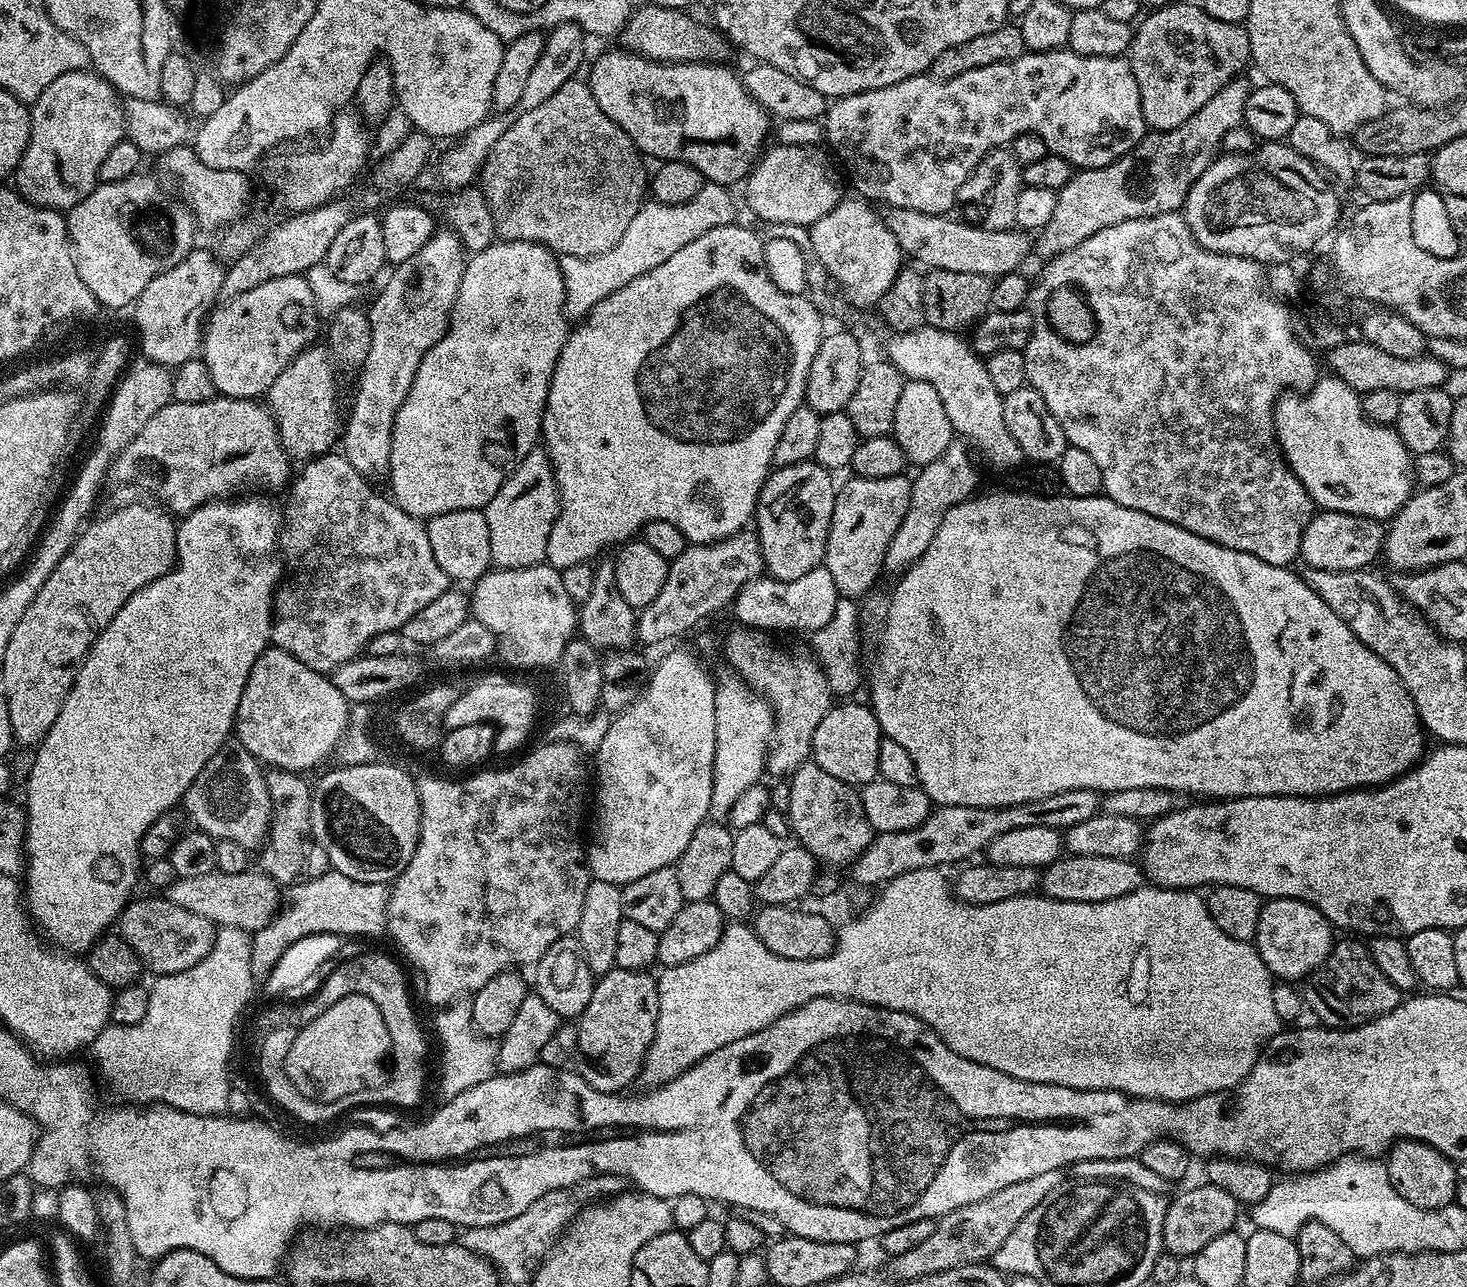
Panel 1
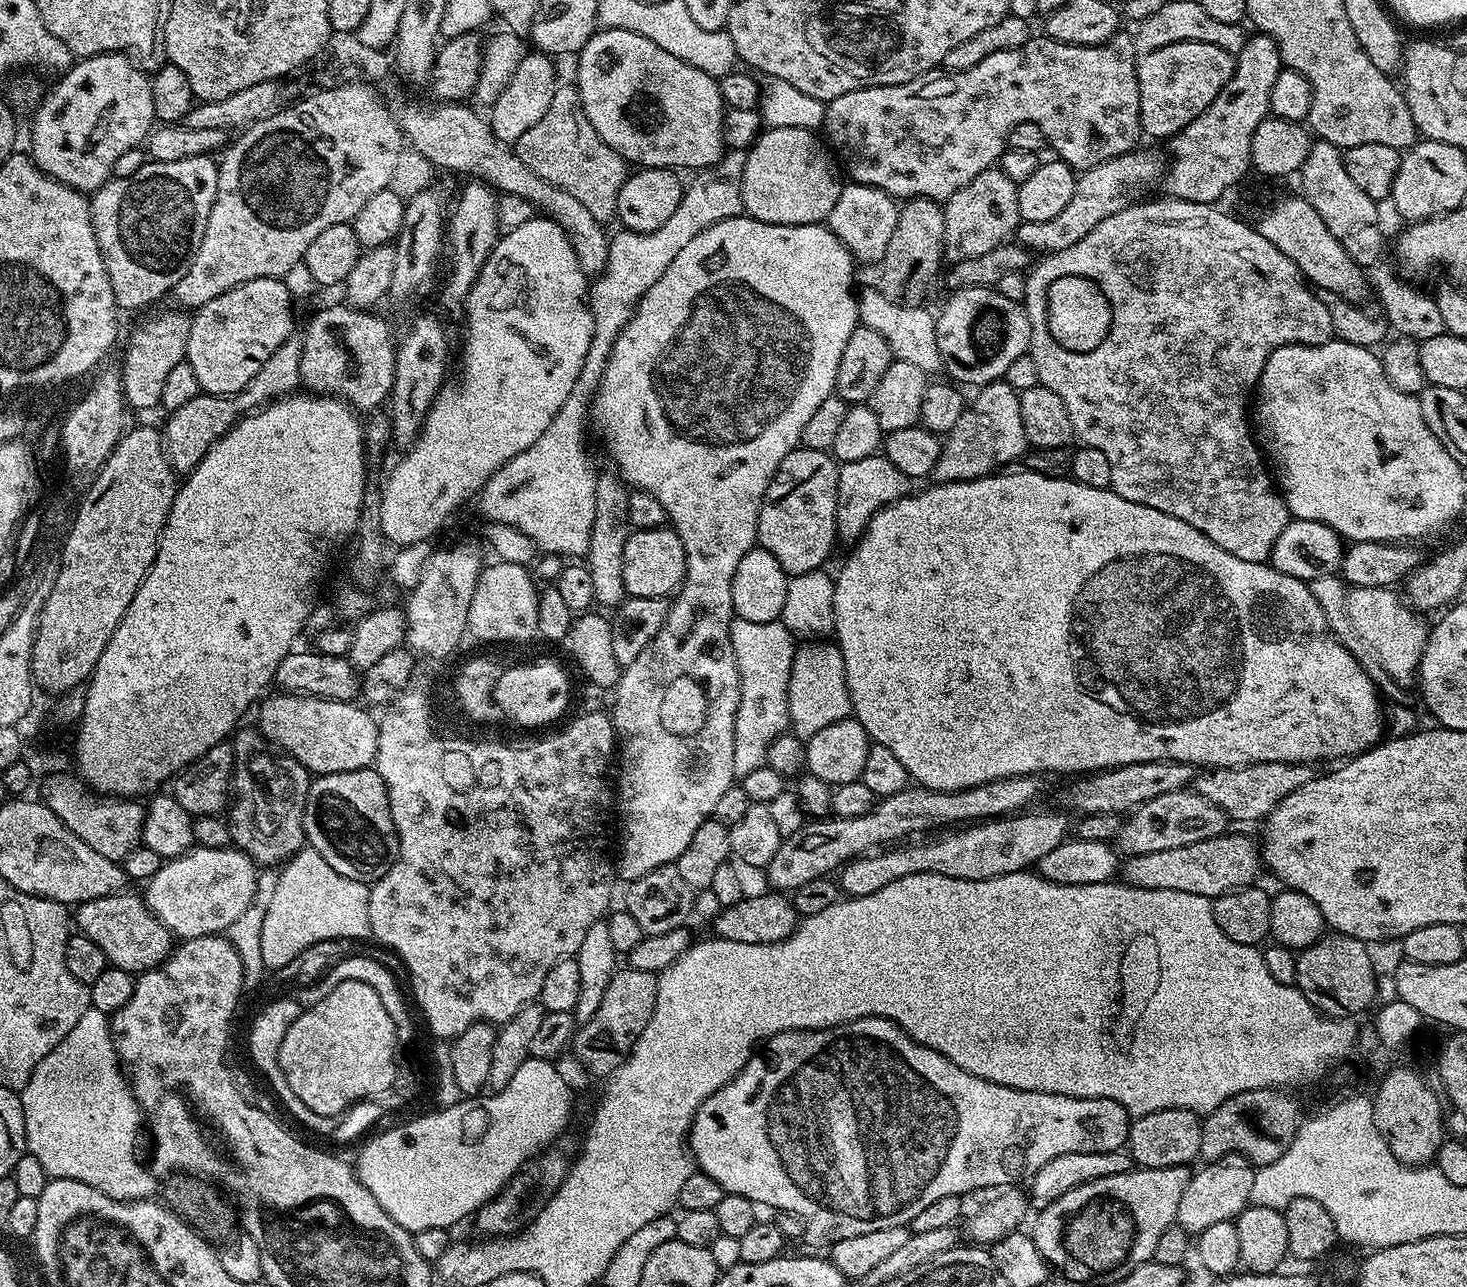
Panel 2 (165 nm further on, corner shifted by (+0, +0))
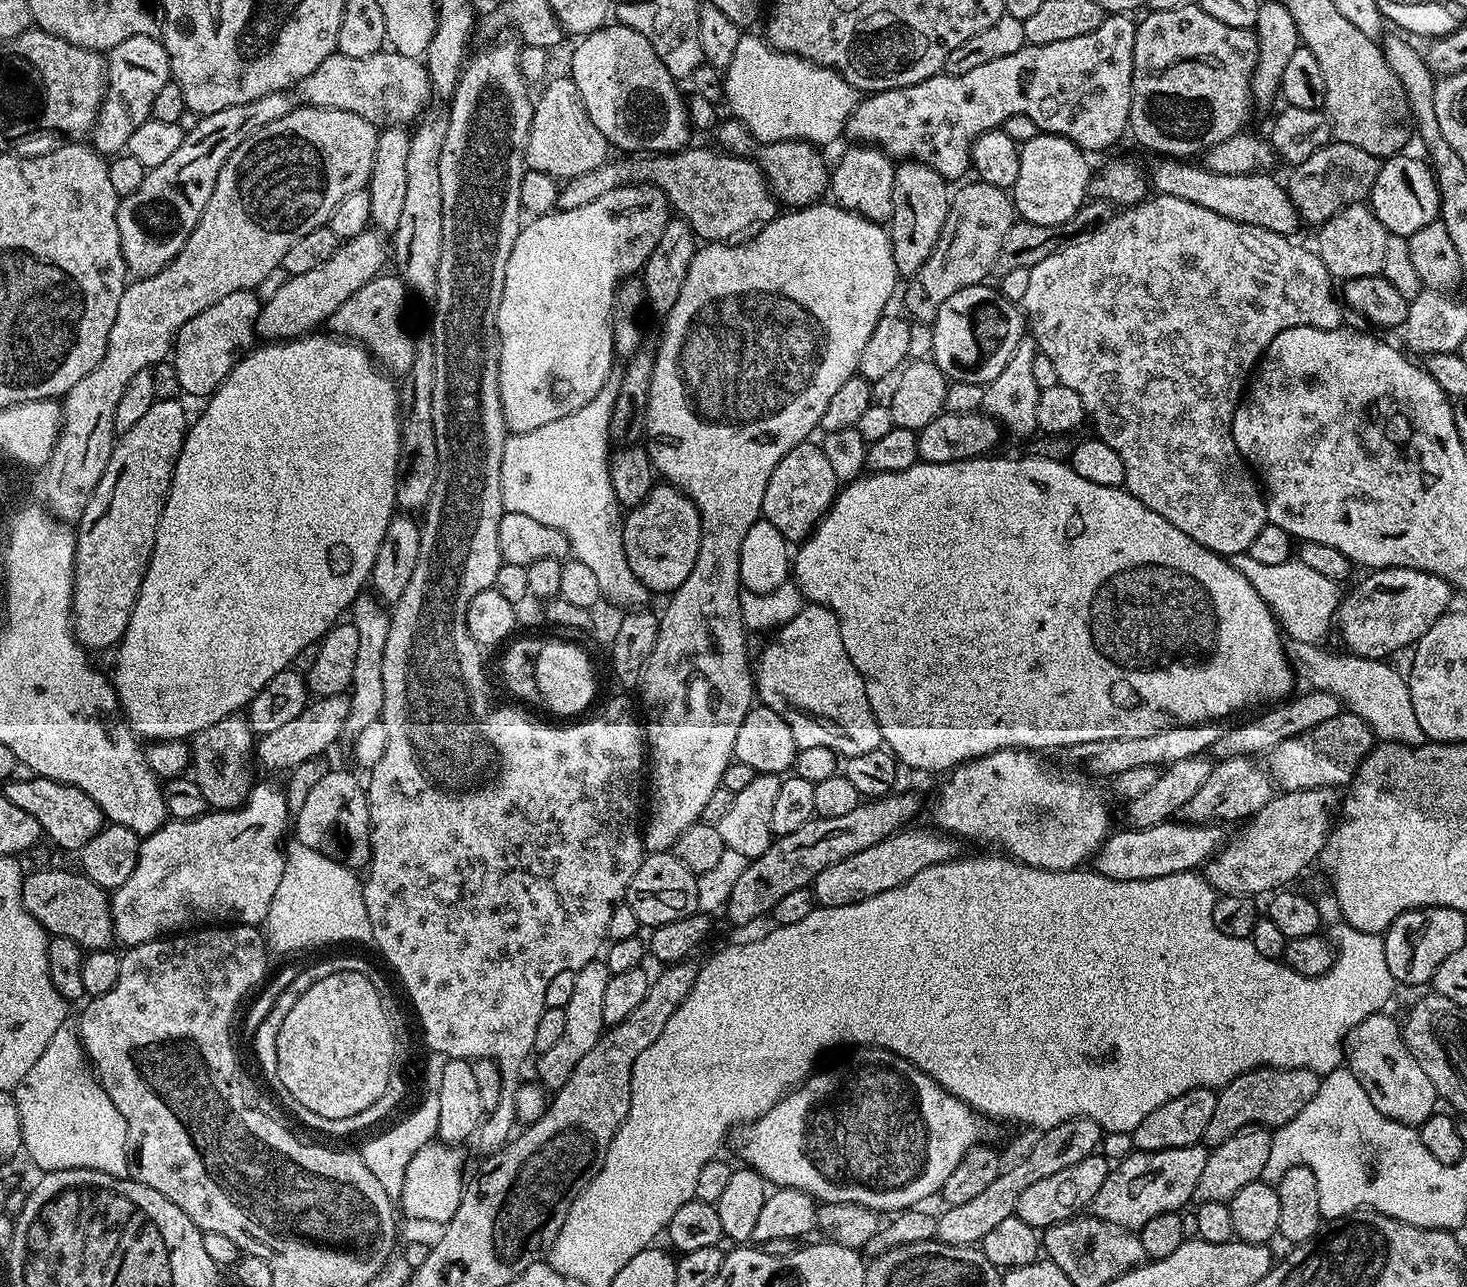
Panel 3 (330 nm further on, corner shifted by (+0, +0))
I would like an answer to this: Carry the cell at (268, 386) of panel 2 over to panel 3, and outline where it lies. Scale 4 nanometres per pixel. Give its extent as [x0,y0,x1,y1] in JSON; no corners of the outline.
[256,230,390,342]

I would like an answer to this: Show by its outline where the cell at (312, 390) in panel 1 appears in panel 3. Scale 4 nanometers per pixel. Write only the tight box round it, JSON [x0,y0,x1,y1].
[330,276,416,373]

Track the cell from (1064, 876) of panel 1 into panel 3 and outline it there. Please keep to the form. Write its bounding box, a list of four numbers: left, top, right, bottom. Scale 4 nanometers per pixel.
[1204,788,1341,898]

